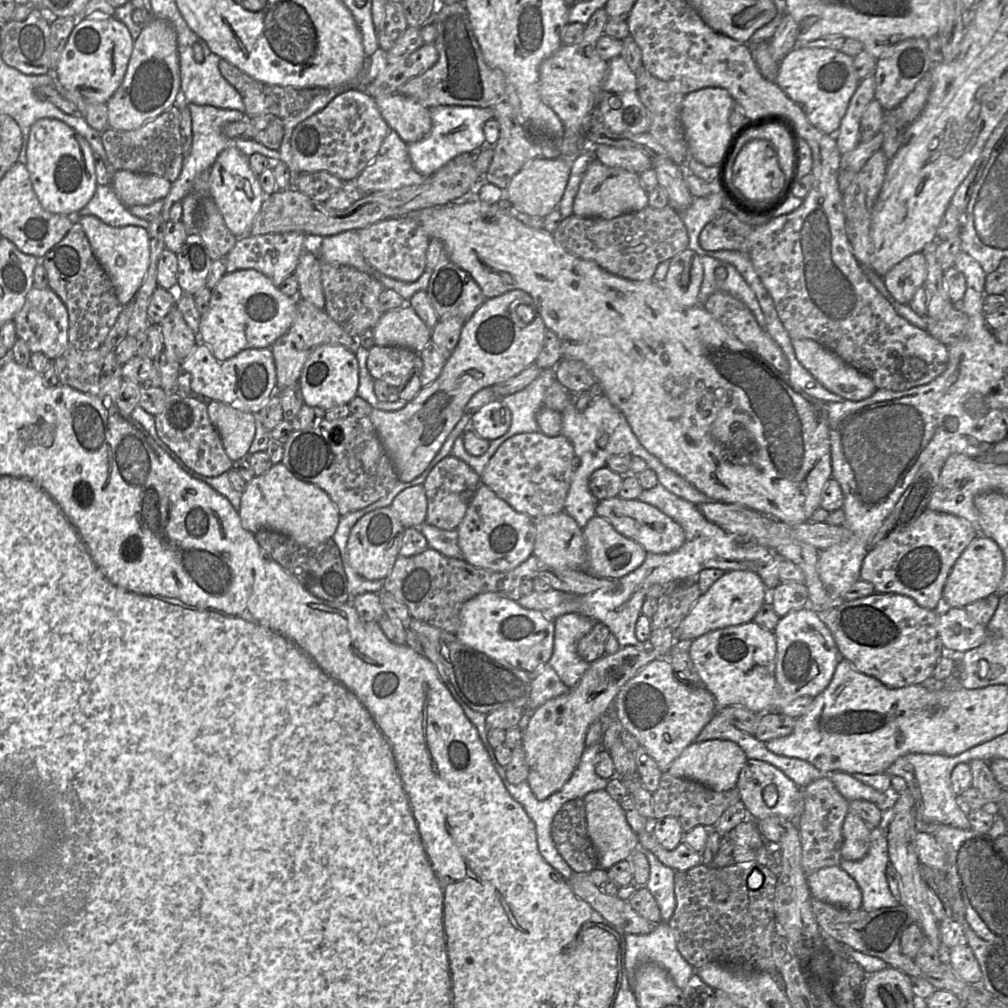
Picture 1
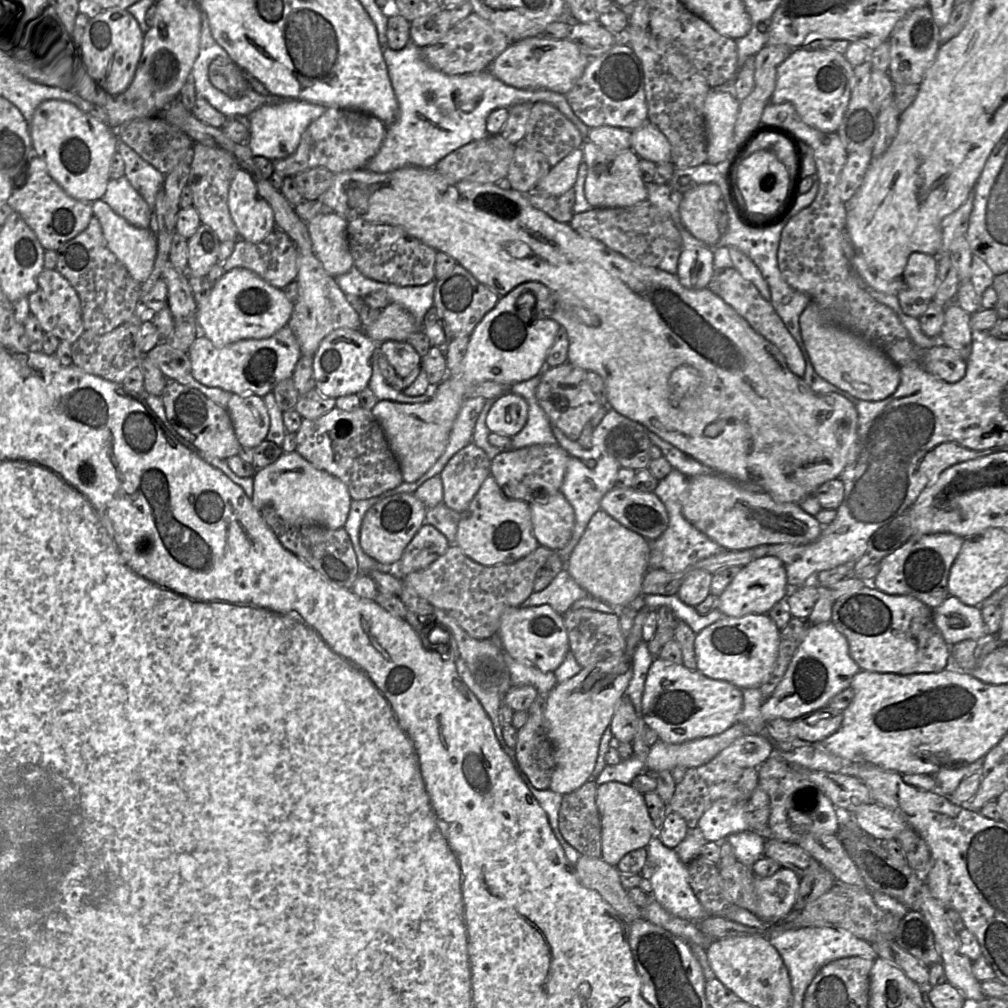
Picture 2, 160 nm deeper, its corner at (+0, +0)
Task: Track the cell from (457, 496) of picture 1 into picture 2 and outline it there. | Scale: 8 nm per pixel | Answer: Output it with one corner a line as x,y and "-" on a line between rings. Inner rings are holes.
473,442
454,454
439,474
443,485
442,503
458,513
464,512
484,480
490,475
490,462
491,459
486,452

